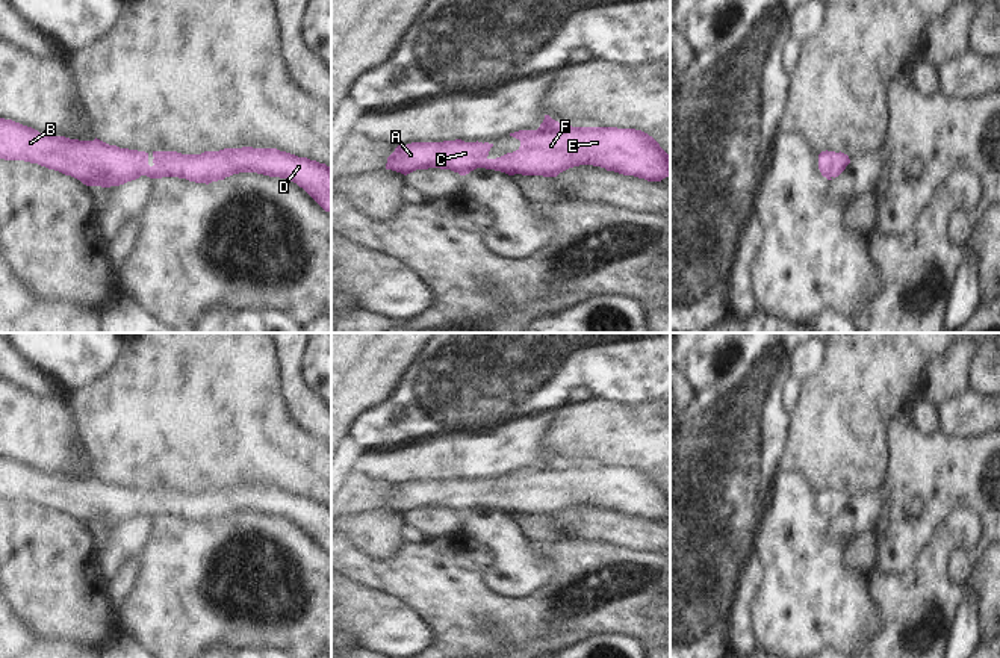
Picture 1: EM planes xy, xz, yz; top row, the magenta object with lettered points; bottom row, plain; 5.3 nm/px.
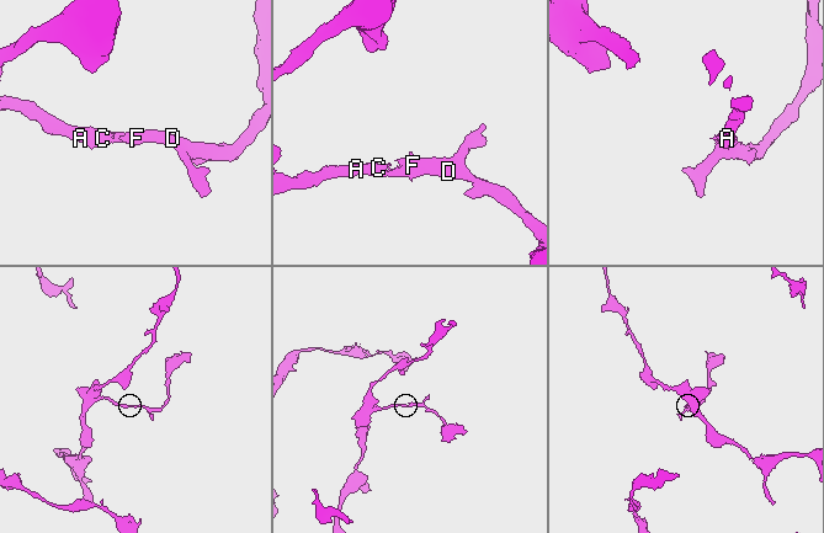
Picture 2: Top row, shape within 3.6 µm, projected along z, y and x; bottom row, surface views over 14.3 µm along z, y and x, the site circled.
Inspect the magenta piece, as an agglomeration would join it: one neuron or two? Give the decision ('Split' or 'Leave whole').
Leave whole.

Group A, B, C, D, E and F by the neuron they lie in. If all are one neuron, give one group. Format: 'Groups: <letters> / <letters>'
Groups: A B C D E F.

